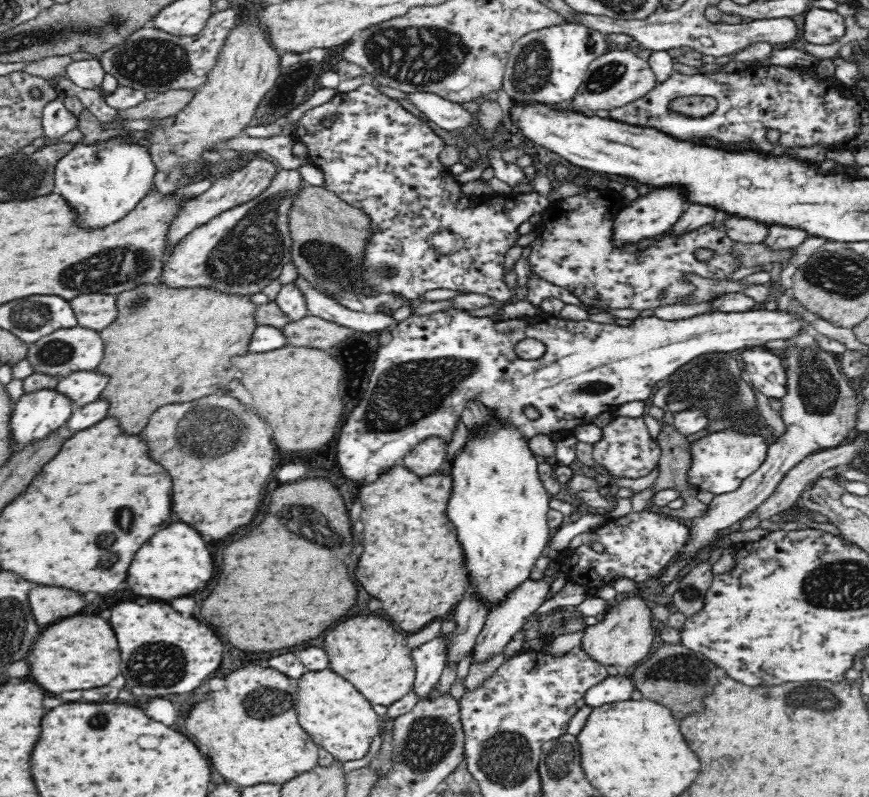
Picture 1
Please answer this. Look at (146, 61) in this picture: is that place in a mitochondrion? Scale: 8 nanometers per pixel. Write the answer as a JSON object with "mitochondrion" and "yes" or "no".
{"mitochondrion":"yes"}

